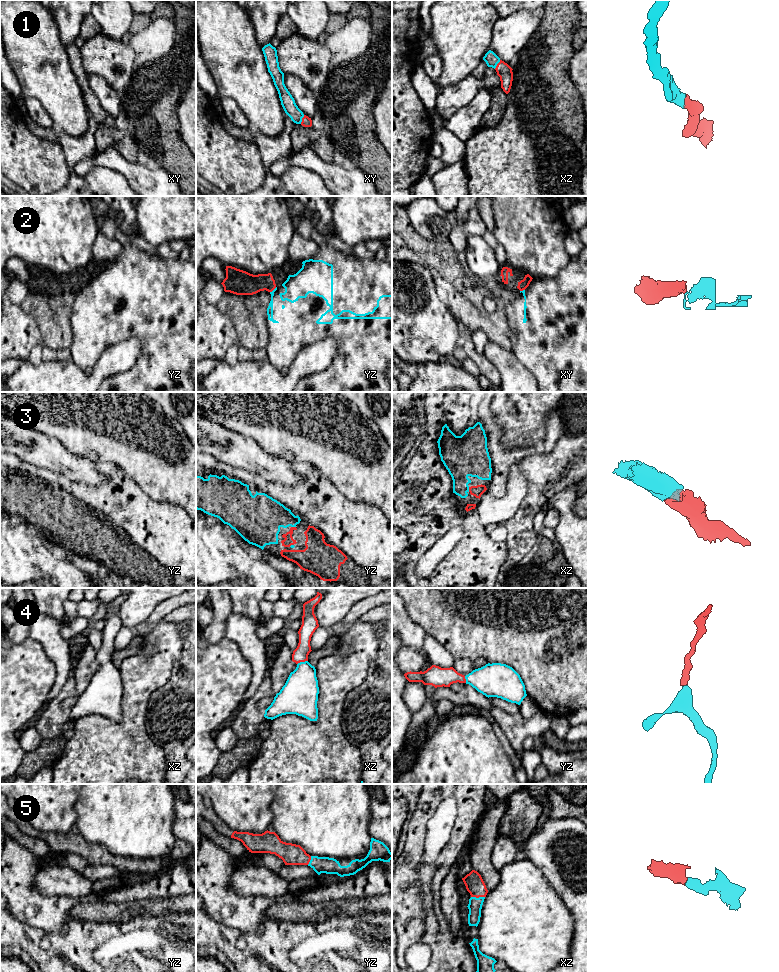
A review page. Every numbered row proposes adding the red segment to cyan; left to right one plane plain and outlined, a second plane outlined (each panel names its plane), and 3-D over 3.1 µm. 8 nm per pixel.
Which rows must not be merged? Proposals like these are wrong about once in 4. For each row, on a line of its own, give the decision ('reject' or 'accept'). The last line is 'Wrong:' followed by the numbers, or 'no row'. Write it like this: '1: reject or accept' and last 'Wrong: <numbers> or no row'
1: accept
2: reject
3: accept
4: accept
5: accept
Wrong: 2

